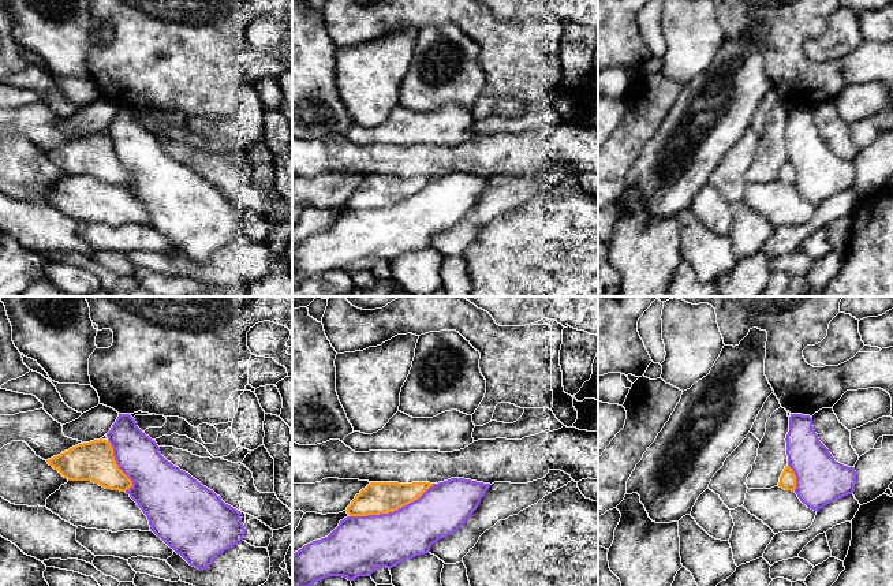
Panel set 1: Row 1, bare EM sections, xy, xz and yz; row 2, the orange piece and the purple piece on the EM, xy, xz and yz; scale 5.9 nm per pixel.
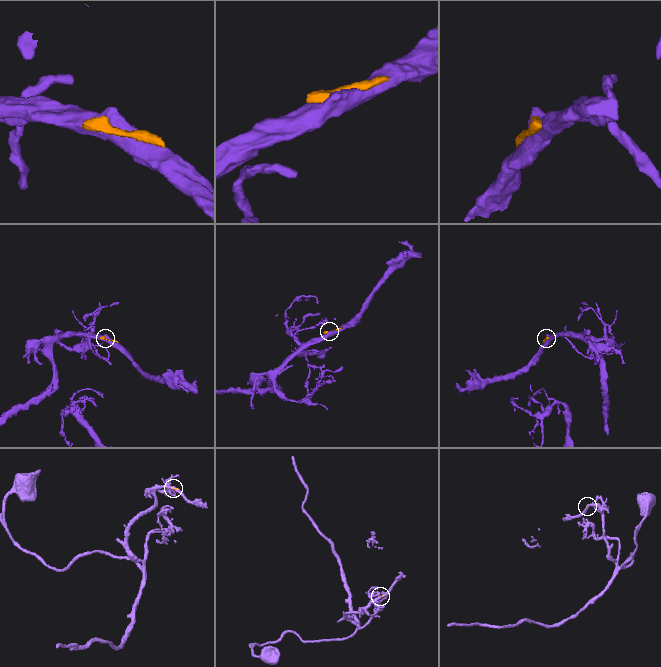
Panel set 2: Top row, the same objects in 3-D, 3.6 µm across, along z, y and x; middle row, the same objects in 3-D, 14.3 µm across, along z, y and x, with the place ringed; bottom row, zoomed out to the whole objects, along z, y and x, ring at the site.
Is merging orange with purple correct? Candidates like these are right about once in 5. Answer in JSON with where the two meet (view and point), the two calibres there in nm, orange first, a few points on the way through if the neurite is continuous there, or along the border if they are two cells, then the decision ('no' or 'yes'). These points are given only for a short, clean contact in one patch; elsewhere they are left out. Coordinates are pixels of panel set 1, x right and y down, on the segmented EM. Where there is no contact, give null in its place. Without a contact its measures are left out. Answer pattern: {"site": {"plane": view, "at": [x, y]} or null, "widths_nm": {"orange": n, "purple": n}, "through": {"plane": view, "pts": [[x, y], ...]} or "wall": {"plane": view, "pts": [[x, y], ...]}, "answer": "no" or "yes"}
{"site": {"plane": "xz", "at": [391, 511]}, "widths_nm": {"orange": 190, "purple": 320}, "answer": "yes"}

